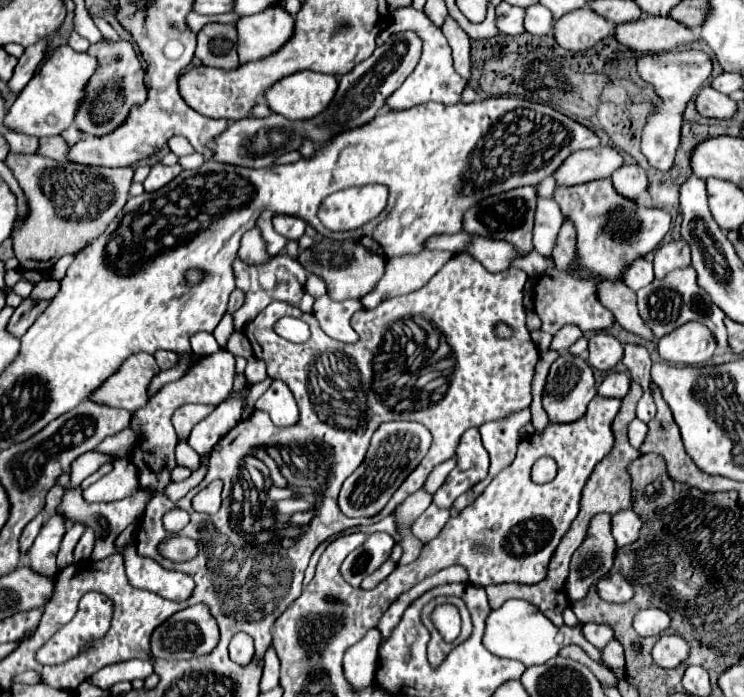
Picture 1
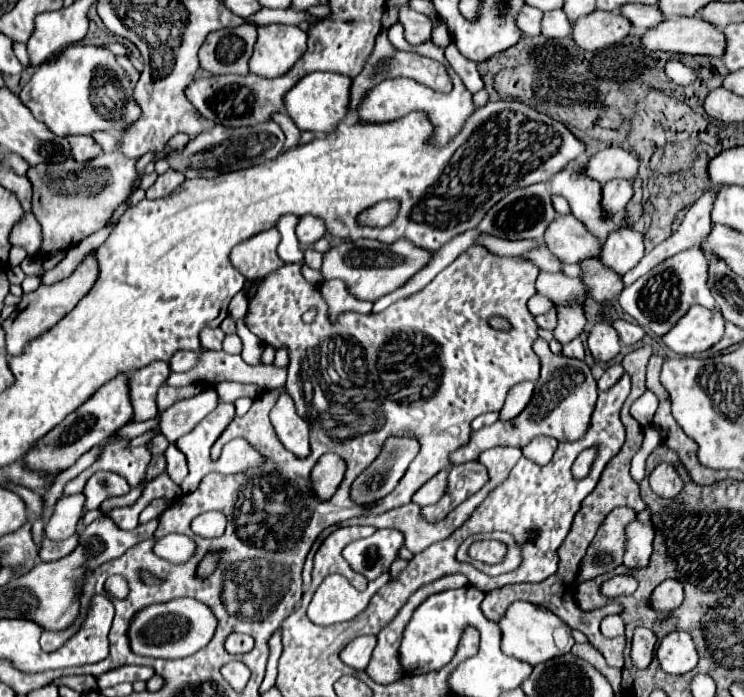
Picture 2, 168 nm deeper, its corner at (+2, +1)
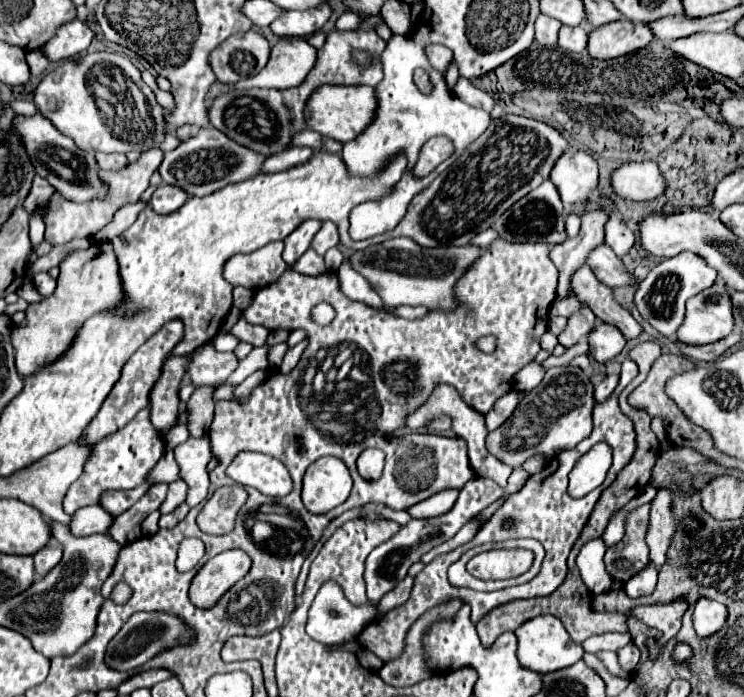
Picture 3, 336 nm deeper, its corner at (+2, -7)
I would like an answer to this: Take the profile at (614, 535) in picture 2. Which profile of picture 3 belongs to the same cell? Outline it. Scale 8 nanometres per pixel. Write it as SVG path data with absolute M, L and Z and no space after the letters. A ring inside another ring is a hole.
M649 504L635 508L625 518L625 536L617 546L607 548L605 568L611 578L627 582L635 572L649 564L649 548L645 544L645 532L649 522Z

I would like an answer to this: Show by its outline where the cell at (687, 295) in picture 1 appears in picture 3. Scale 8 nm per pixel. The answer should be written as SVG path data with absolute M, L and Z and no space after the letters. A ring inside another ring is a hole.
M681 252L669 260L659 262L655 268L649 270L645 280L639 284L639 288L633 294L633 304L635 304L641 320L645 320L661 336L673 340L677 328L683 322L685 302L693 294L699 294L701 290L707 290L709 286L713 286L715 280L717 280L717 272L713 268L709 268L703 258L699 258L697 254L691 254L691 252Z

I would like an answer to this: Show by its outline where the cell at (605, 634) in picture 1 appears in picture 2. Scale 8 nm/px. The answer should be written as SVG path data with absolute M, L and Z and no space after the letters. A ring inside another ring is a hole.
M621 616L603 618L603 622L601 622L601 634L603 634L605 638L615 638L615 636L625 634L625 624L623 624Z

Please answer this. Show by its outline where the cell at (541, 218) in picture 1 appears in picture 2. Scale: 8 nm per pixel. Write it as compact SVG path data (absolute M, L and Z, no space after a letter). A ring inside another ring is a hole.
M557 216L545 232L549 250L567 264L579 264L587 258L599 258L603 244L575 216Z

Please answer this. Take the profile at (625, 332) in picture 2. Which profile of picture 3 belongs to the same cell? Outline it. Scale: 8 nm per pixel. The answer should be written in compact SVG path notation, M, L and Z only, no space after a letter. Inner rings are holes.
M581 266L581 270L577 270L577 274L573 274L573 278L569 280L571 292L585 302L593 314L607 324L613 324L615 328L619 328L619 332L625 336L625 340L633 340L639 338L643 334L641 326L635 322L635 318L615 302L613 298L613 290L607 288L605 284L601 284L593 272L589 270L589 266Z

